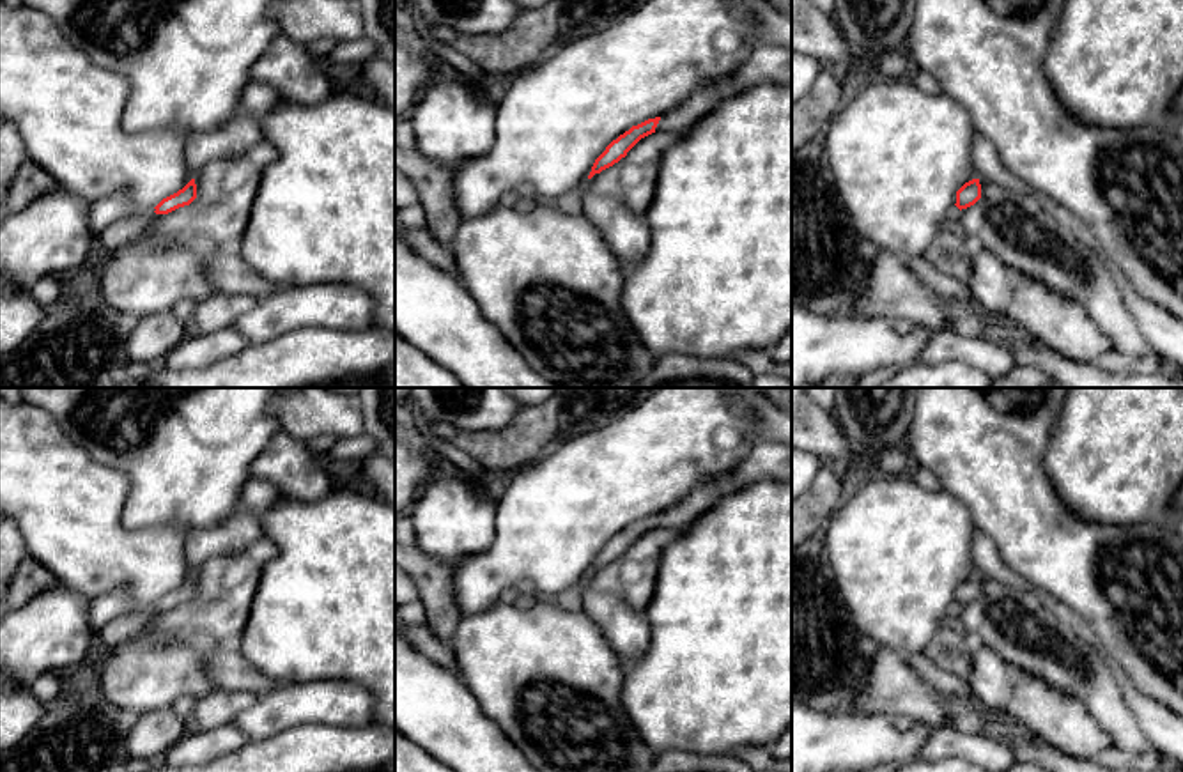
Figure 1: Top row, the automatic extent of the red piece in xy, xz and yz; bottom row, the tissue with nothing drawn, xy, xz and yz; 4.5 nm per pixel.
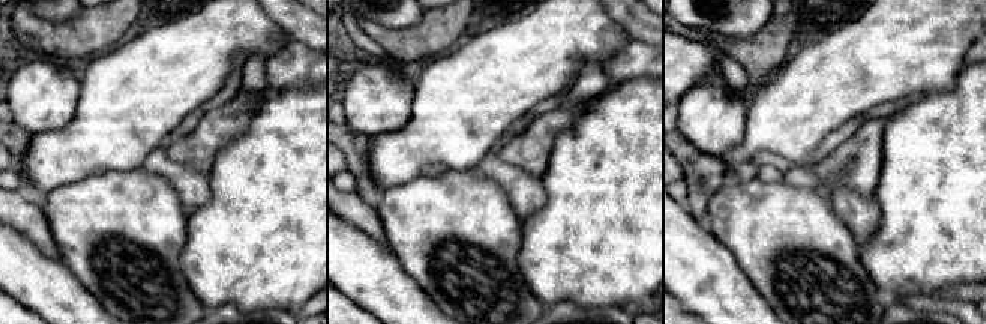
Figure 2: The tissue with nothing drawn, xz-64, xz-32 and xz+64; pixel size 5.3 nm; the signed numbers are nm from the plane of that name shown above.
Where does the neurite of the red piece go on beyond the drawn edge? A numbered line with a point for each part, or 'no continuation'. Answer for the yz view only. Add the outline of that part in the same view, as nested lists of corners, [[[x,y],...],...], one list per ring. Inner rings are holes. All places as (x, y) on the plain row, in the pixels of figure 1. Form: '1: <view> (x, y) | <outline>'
no continuation

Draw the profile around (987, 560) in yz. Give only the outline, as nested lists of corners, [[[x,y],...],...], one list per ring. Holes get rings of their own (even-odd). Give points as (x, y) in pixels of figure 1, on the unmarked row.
[[[978,529],[970,533],[970,558],[978,575],[997,579],[1011,588],[1032,590],[1027,581],[1013,572],[1011,567],[1001,558],[995,544]]]

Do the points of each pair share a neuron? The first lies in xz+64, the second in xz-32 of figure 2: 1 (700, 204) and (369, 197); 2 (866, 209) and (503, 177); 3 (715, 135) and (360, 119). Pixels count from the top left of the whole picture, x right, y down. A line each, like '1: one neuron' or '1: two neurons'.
1: one neuron
2: one neuron
3: one neuron

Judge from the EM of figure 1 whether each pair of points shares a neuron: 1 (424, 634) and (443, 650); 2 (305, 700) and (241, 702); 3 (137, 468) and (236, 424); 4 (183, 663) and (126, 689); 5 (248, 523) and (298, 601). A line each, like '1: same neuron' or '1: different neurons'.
1: same neuron
2: different neurons
3: same neuron
4: same neuron
5: different neurons

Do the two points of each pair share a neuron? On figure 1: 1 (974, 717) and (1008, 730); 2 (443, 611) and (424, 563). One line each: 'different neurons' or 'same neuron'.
1: same neuron
2: same neuron

